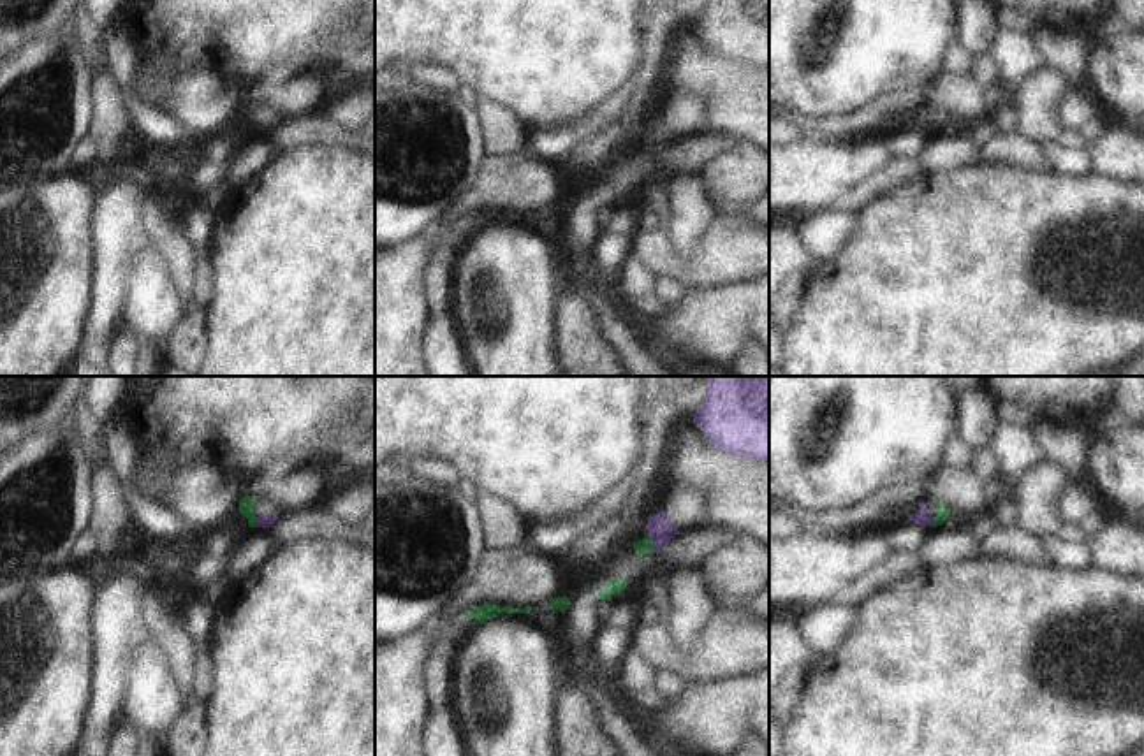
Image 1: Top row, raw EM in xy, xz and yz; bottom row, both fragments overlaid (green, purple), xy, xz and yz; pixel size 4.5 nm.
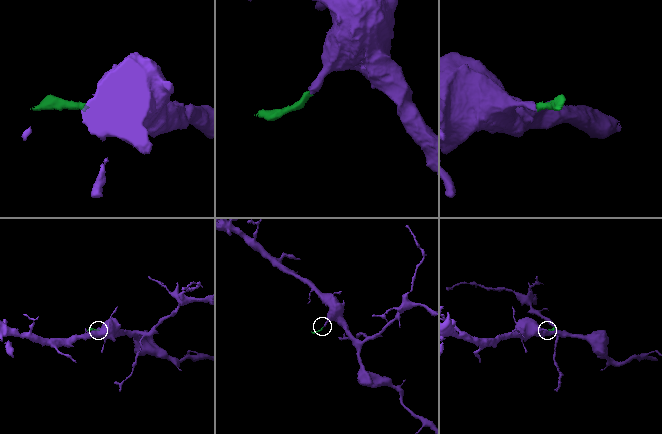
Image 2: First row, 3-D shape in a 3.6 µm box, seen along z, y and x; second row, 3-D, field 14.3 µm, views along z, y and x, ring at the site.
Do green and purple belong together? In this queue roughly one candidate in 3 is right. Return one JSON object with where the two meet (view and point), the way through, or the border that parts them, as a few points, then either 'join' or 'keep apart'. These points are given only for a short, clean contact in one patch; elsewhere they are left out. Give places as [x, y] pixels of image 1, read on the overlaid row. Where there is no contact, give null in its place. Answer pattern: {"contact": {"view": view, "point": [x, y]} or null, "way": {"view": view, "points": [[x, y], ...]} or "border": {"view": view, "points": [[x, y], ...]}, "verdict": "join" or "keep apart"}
{"contact": {"view": "xz", "point": [652, 544]}, "way": {"view": "xz", "points": [[645, 545], [652, 544], [660, 530]]}, "verdict": "join"}

